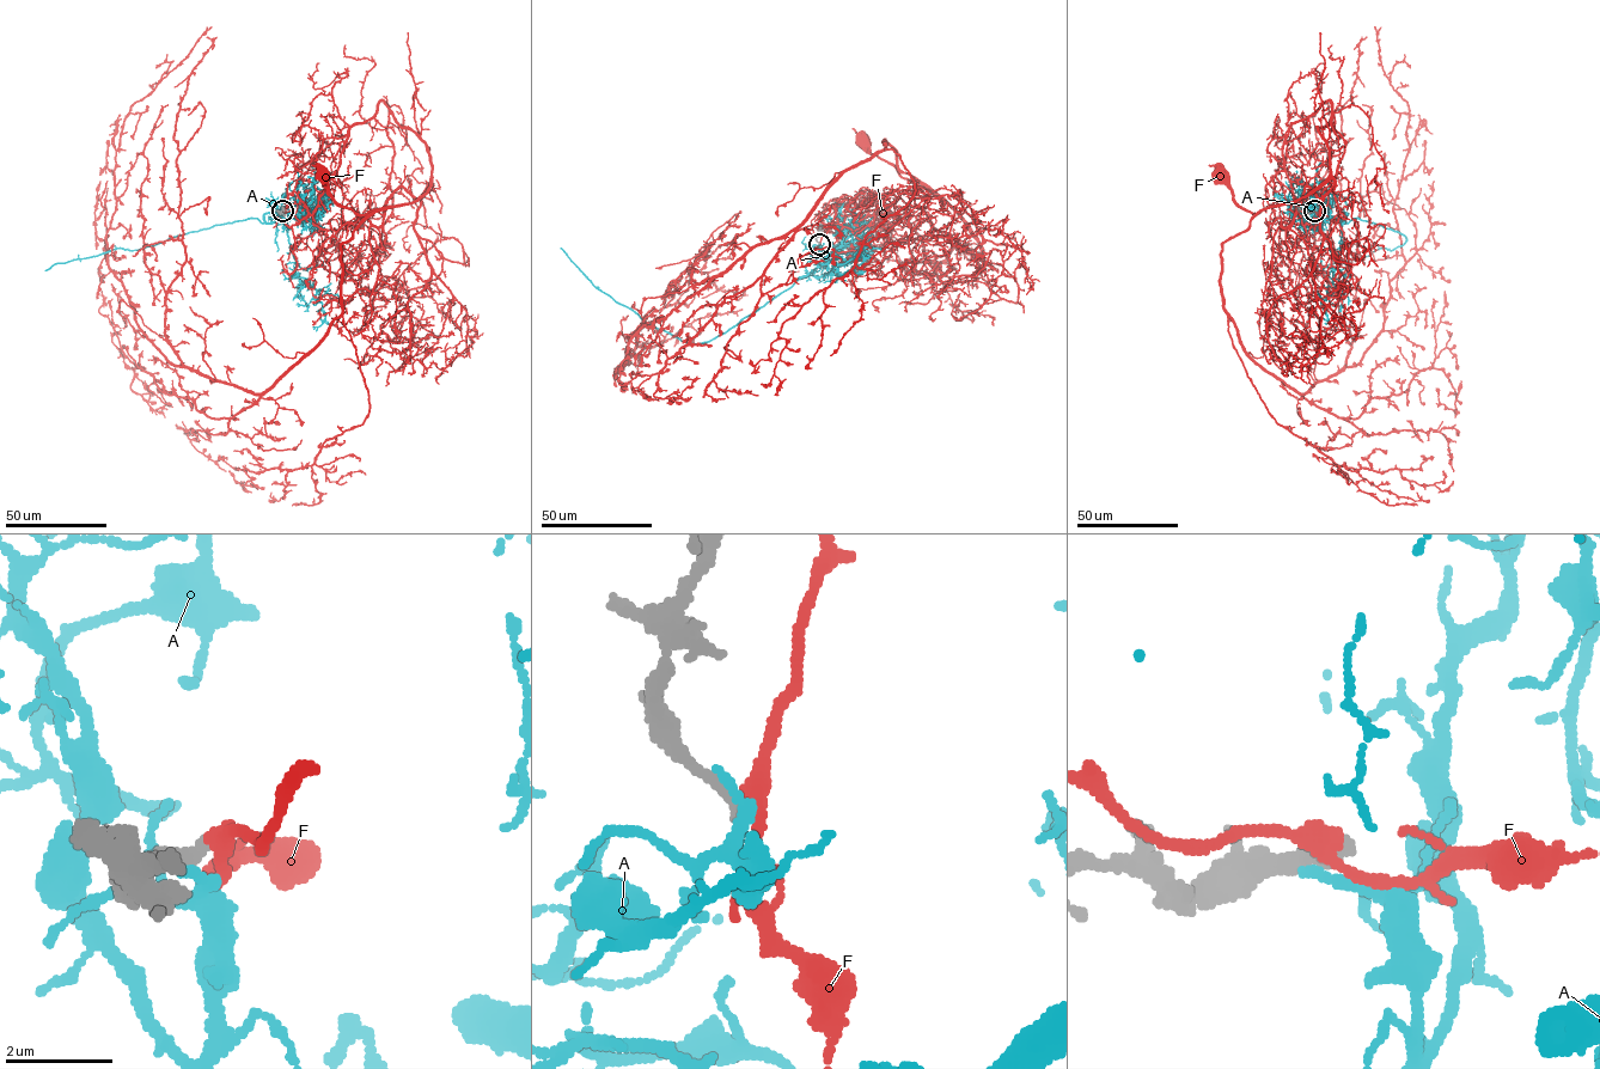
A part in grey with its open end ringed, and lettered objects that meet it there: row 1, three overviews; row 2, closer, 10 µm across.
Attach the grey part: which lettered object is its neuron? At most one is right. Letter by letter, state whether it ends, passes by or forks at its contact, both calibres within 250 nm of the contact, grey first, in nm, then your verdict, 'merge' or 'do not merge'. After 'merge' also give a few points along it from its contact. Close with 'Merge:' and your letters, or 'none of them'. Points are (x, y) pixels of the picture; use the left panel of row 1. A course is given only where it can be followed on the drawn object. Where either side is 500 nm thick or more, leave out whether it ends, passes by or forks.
A: it ends | 320/200 nm | do not merge
F: it passes by | 240/320 nm | do not merge
Merge: none of them

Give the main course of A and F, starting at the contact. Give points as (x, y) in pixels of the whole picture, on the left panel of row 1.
A: (281, 212), (284, 227), (287, 219), (262, 223), (249, 218), (139, 250), (115, 248), (55, 263), (46, 270)
F: (282, 211), (303, 203), (323, 230), (379, 227), (396, 190), (432, 185), (356, 214), (321, 176)

